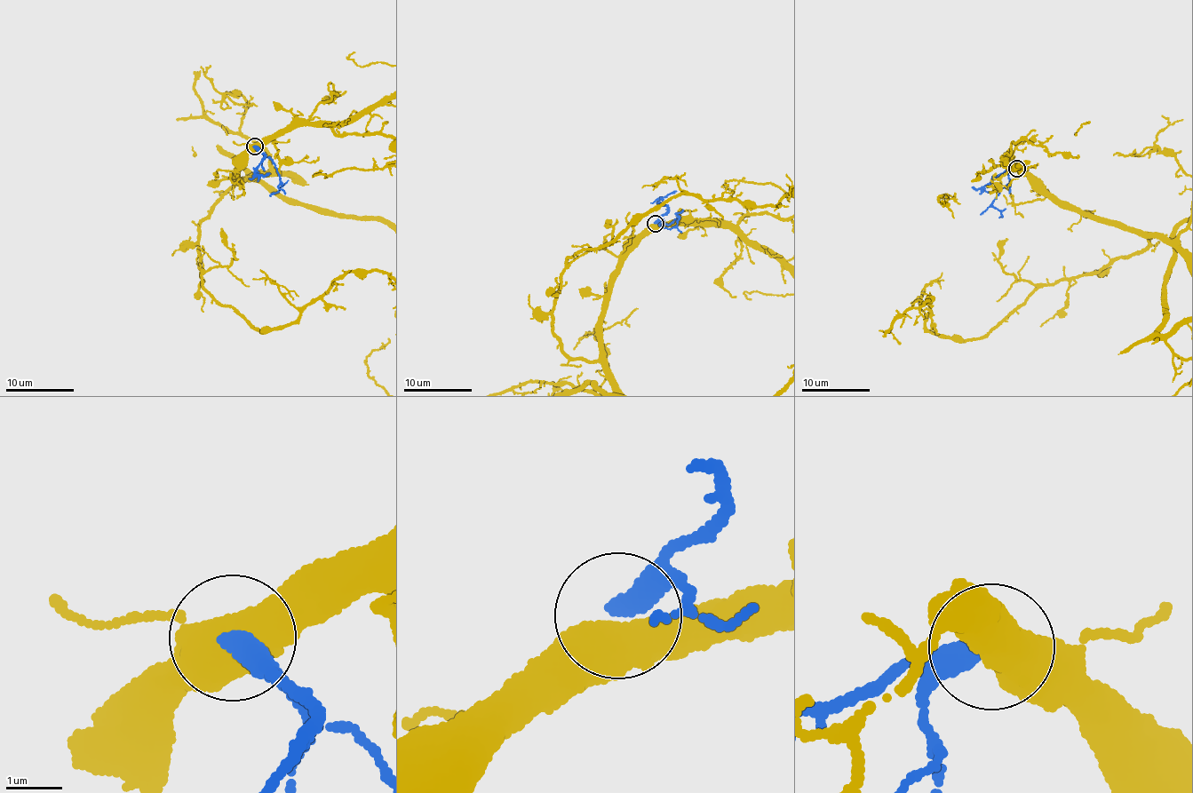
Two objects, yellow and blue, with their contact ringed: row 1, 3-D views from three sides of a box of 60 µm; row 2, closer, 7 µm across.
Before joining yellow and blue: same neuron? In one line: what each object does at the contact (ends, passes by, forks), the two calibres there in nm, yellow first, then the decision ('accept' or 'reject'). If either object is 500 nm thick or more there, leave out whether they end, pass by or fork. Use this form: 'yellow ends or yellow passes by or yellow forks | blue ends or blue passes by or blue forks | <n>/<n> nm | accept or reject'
600/400 nm | reject

